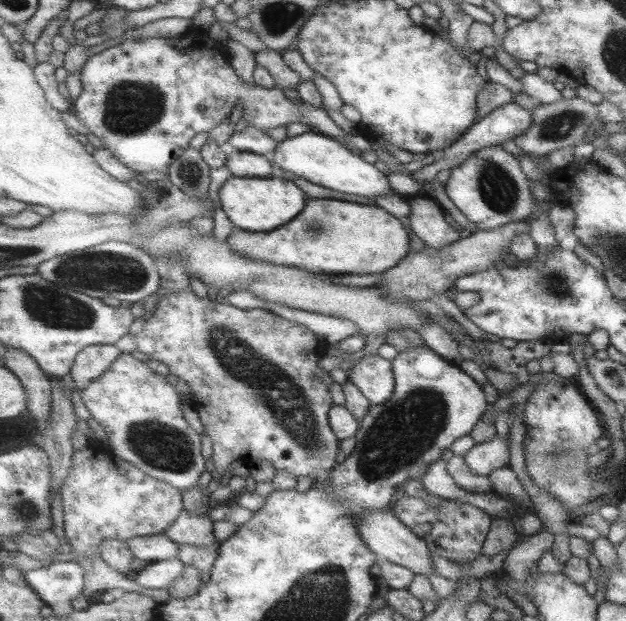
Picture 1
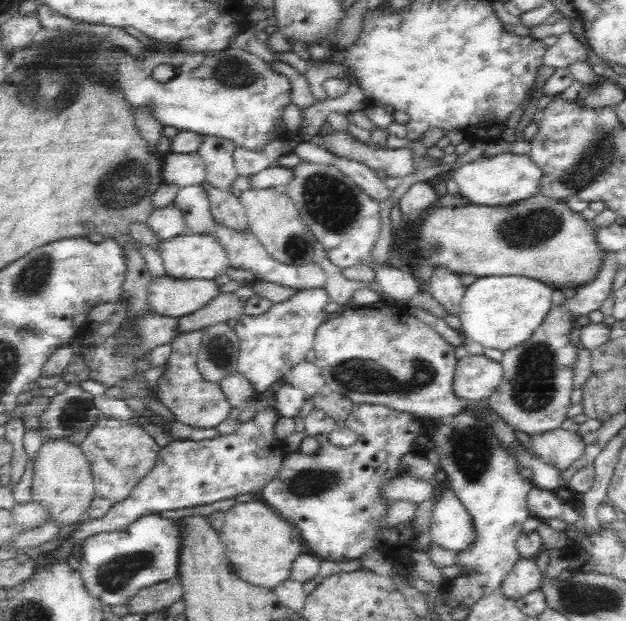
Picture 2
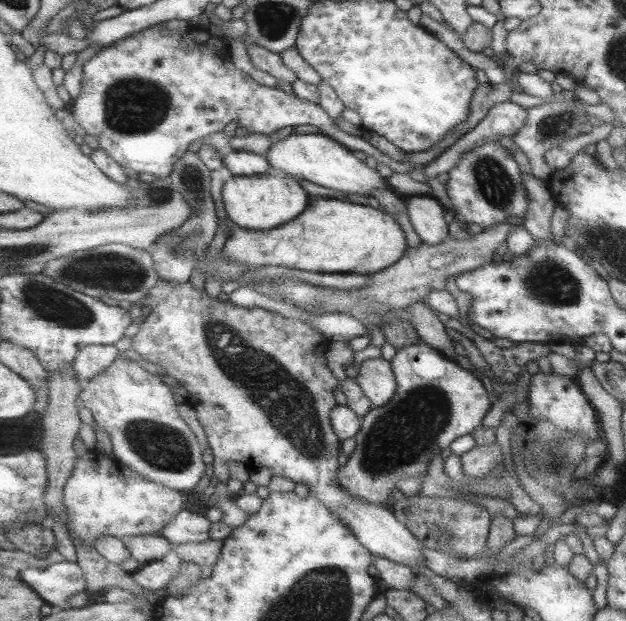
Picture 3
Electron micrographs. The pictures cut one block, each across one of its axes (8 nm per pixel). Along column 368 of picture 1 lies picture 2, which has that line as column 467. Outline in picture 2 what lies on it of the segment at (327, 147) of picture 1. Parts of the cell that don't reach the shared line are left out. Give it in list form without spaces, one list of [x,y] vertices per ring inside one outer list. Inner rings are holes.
[[[502,152],[494,156],[481,156],[472,162],[456,166],[450,173],[457,182],[459,194],[466,196],[472,204],[495,207],[509,205],[515,203],[516,200],[538,193],[541,170],[526,154]]]

